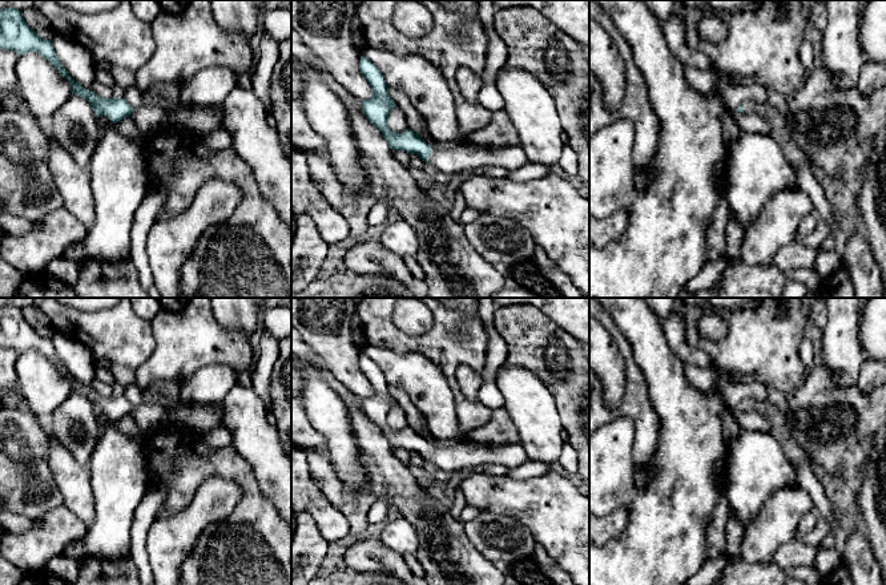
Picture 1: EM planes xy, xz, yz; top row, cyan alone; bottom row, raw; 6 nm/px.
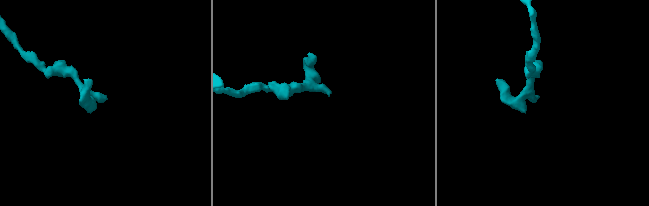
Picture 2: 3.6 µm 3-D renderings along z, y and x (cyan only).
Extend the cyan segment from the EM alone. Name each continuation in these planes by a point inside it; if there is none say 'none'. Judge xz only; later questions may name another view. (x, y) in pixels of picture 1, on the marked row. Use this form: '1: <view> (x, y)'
1: xz (466, 156)

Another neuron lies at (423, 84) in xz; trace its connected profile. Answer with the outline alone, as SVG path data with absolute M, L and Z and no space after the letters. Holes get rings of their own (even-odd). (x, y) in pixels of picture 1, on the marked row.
M366 47L362 56L375 64L388 89L406 94L436 142L466 142L458 126L454 93L439 68L422 56L398 56L372 47Z

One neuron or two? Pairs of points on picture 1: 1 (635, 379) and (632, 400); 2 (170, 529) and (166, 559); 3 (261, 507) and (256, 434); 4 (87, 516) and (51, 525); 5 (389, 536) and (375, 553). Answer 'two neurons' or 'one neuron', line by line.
1: one neuron
2: one neuron
3: two neurons
4: two neurons
5: two neurons

